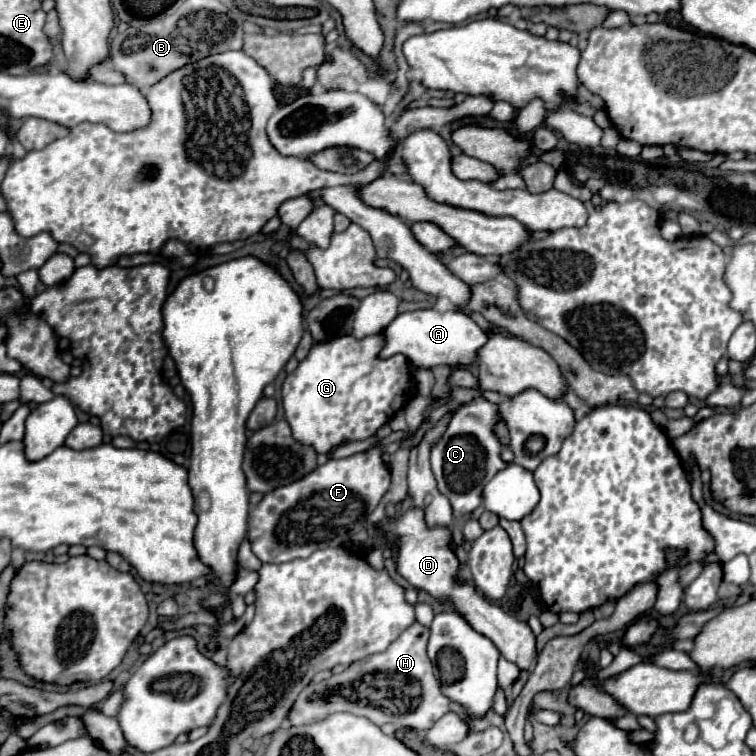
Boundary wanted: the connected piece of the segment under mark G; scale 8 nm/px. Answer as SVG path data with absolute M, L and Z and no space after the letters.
M383 332L365 336L361 340L353 334L343 334L329 342L315 344L307 358L299 362L297 370L287 374L283 382L283 410L297 442L305 442L305 446L313 446L319 454L327 454L331 448L337 448L345 442L357 442L375 436L383 424L387 424L401 408L407 406L417 388L411 376L409 360L403 354L379 358L381 346L385 346Z

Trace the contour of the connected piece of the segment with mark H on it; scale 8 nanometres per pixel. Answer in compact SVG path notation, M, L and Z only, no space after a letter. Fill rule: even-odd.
M415 622L411 628L407 628L385 652L371 654L365 660L353 662L347 666L341 674L331 676L325 682L309 684L293 704L289 712L289 720L293 726L305 726L319 720L325 720L329 714L335 712L353 712L357 716L365 716L377 726L383 726L387 722L395 726L407 726L417 732L429 730L433 722L437 722L441 716L449 712L451 700L441 694L441 682L435 675L434 668L427 658L427 640L429 640L429 628ZM349 698L405 698L405 702L397 704L397 710L385 710L375 704L359 704Z

